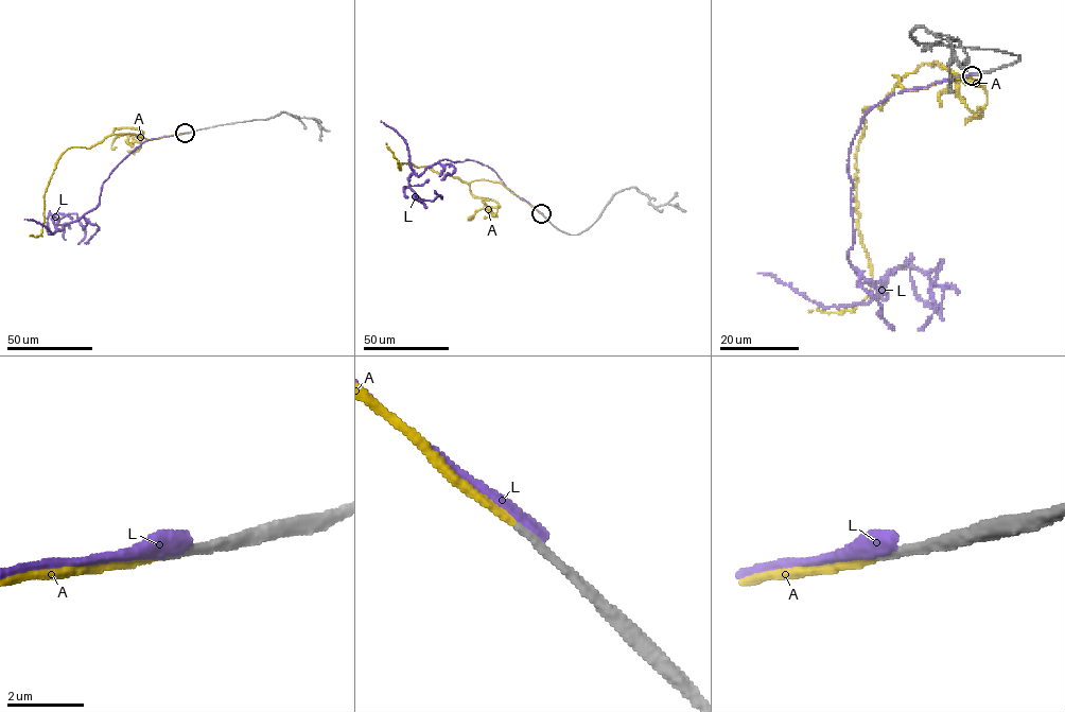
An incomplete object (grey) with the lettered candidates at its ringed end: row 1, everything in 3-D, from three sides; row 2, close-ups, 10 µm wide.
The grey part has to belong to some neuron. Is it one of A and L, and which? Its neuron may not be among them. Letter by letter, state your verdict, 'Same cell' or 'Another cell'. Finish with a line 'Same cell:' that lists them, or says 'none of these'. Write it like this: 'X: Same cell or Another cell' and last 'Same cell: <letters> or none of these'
A: Same cell
L: Another cell
Same cell: A

